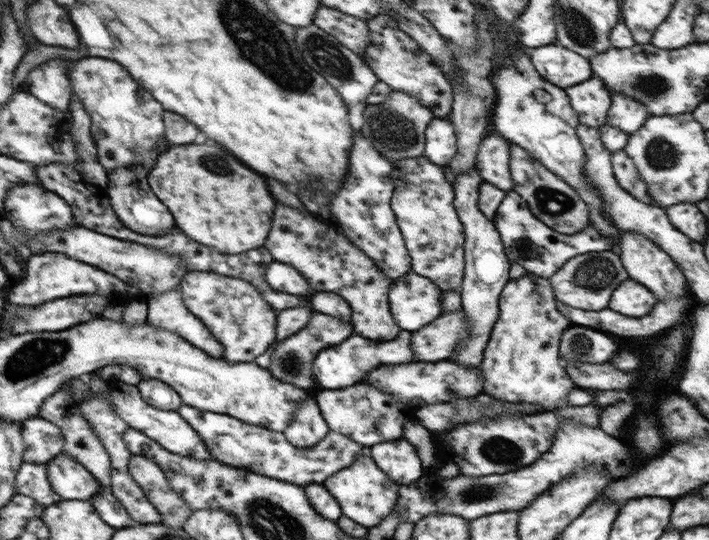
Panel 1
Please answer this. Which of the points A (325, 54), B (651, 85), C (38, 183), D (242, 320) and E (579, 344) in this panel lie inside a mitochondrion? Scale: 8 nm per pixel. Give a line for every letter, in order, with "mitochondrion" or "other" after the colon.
A: mitochondrion
B: mitochondrion
C: other
D: mitochondrion
E: mitochondrion

